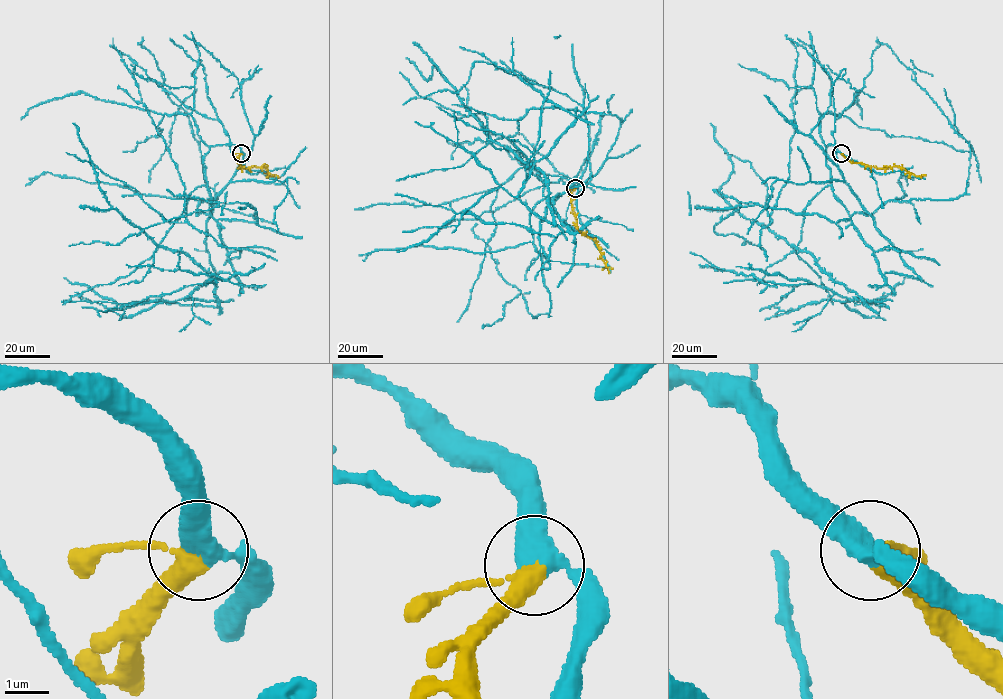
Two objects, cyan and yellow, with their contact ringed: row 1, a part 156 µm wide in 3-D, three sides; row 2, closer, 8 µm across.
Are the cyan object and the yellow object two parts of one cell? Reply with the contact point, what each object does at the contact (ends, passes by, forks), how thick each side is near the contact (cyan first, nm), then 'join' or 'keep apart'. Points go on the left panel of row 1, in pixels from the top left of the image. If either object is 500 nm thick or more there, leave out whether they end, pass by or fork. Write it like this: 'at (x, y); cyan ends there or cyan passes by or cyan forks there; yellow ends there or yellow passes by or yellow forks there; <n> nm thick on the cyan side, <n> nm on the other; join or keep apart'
at (241, 153); cyan passes by; yellow passes by; 440 nm thick on the cyan side, 320 nm on the other; keep apart

